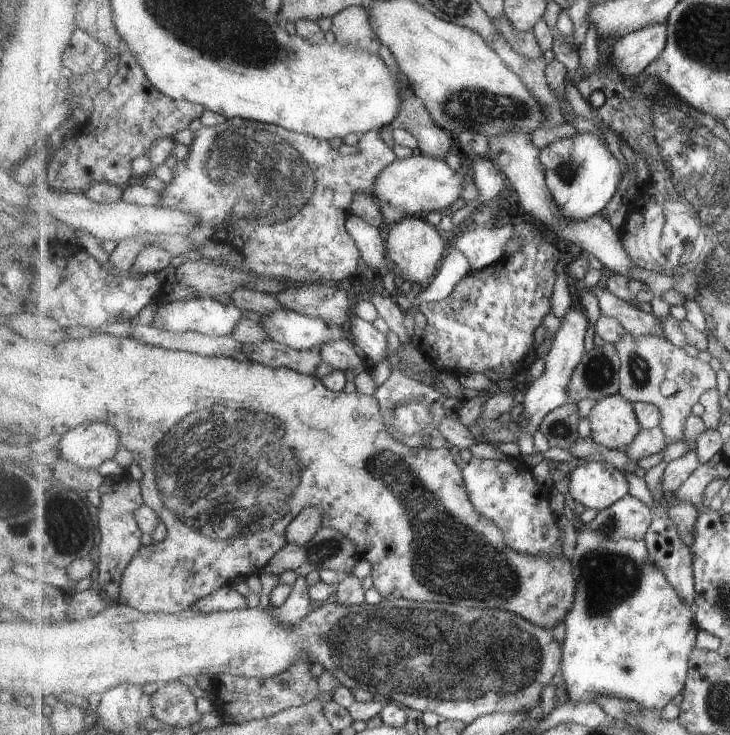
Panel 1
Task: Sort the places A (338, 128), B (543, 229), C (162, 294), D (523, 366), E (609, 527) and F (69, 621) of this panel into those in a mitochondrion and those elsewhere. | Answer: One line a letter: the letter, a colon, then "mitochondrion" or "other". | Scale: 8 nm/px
A: other
B: other
C: other
D: other
E: mitochondrion
F: other

